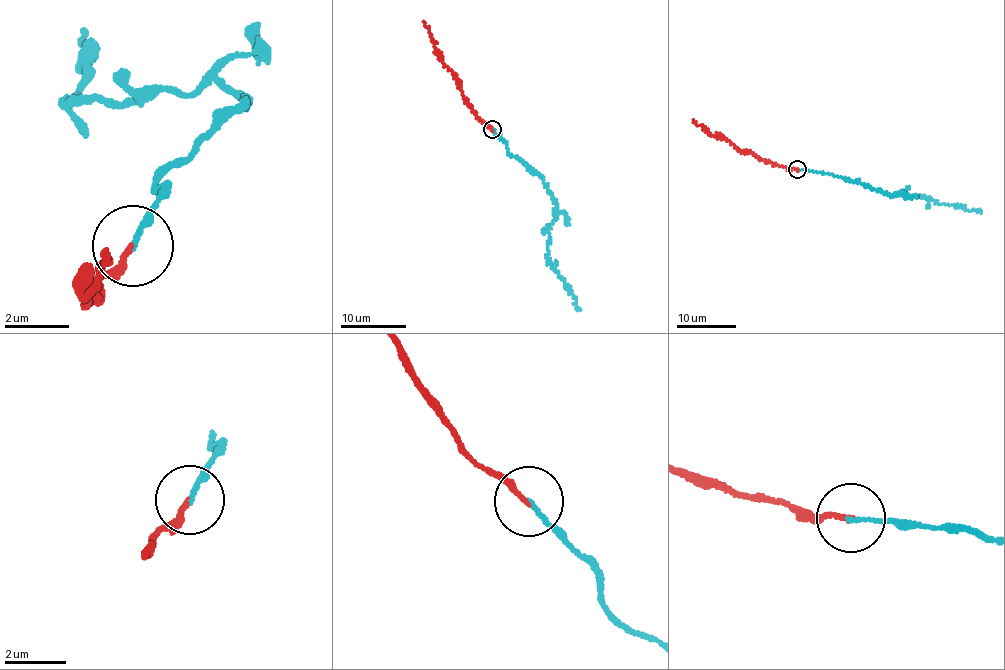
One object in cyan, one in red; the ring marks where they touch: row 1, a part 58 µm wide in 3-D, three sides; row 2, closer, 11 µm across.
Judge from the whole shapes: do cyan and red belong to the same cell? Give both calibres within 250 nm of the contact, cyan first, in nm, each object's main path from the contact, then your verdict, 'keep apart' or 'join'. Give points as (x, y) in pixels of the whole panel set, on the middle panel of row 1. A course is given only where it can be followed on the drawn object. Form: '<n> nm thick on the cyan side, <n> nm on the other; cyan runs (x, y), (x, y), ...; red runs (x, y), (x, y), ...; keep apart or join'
120 nm thick on the cyan side, 150 nm on the other; cyan runs (492, 129), (506, 143), (506, 151), (546, 184), (555, 205), (549, 230), (547, 259), (579, 310); red runs (492, 129), (480, 120), (458, 87), (458, 79), (441, 61), (430, 30), (423, 21); join

